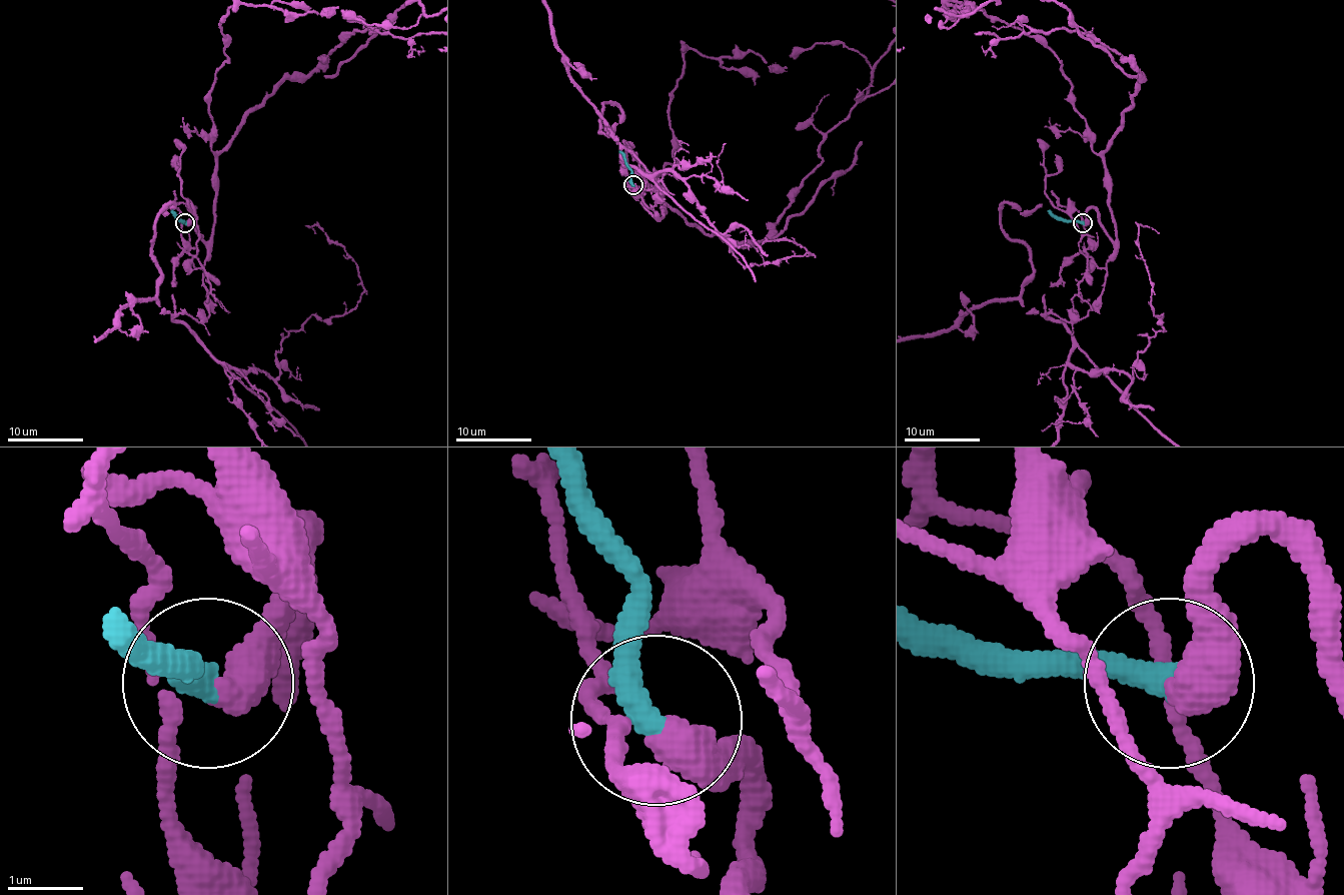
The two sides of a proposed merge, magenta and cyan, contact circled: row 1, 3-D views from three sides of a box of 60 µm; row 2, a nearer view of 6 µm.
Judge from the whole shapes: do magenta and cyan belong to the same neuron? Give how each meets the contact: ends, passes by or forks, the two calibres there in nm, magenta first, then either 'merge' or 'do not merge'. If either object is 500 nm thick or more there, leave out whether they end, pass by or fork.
magenta passes by | cyan ends | 400/380 nm | merge

